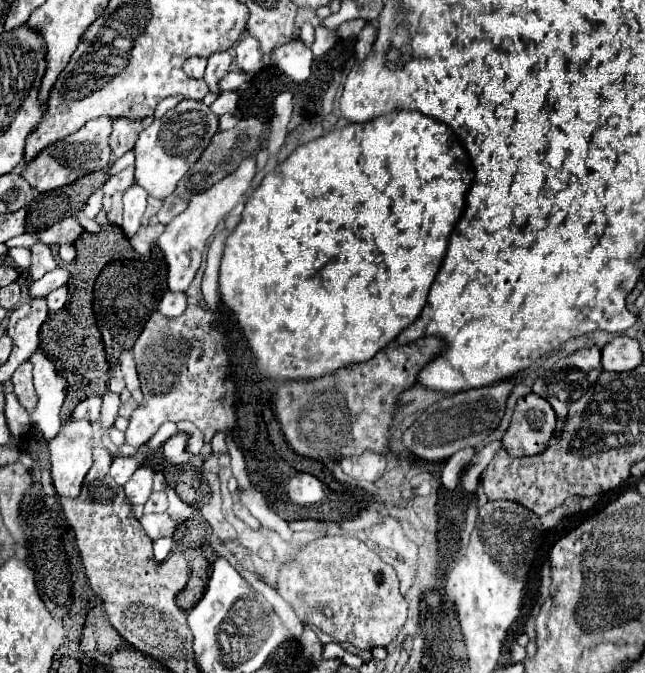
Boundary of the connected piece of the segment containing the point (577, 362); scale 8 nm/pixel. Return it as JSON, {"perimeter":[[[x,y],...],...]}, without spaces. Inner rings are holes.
{"perimeter":[[[583,347],[563,359],[559,359],[549,371],[545,371],[543,375],[539,375],[533,385],[531,385],[531,391],[539,397],[543,397],[545,401],[551,403],[551,407],[555,409],[557,417],[565,417],[567,411],[569,411],[569,405],[571,401],[577,401],[591,385],[593,381],[599,377],[599,373],[603,371],[601,367],[601,351],[599,347]]]}

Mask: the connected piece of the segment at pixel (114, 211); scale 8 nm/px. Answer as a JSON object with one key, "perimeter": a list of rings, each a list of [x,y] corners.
{"perimeter":[[[115,193],[111,199],[113,199],[113,205],[111,205],[111,211],[107,213],[107,223],[121,225],[121,219],[123,219],[123,203],[121,203],[121,193]]]}

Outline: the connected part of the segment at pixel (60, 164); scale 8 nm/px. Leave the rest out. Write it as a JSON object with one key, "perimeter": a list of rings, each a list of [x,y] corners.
{"perimeter":[[[97,117],[97,119],[87,121],[77,133],[51,145],[51,149],[45,149],[39,157],[35,157],[35,161],[27,163],[21,169],[21,177],[33,189],[43,193],[43,191],[53,191],[57,187],[69,185],[69,183],[77,181],[79,177],[89,175],[93,171],[107,169],[111,163],[111,149],[109,149],[109,135],[113,131],[111,121],[113,121],[113,117]]]}

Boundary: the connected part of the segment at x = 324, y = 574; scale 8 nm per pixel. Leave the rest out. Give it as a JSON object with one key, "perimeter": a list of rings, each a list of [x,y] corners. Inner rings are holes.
{"perimeter":[[[327,535],[307,543],[291,563],[281,567],[277,587],[279,595],[295,609],[301,621],[309,623],[311,627],[319,627],[323,633],[333,637],[333,641],[351,643],[361,651],[371,647],[387,647],[405,625],[407,601],[399,593],[395,569],[357,537]],[[319,603],[327,603],[333,609],[333,617],[323,617],[319,611],[315,611]]]}

